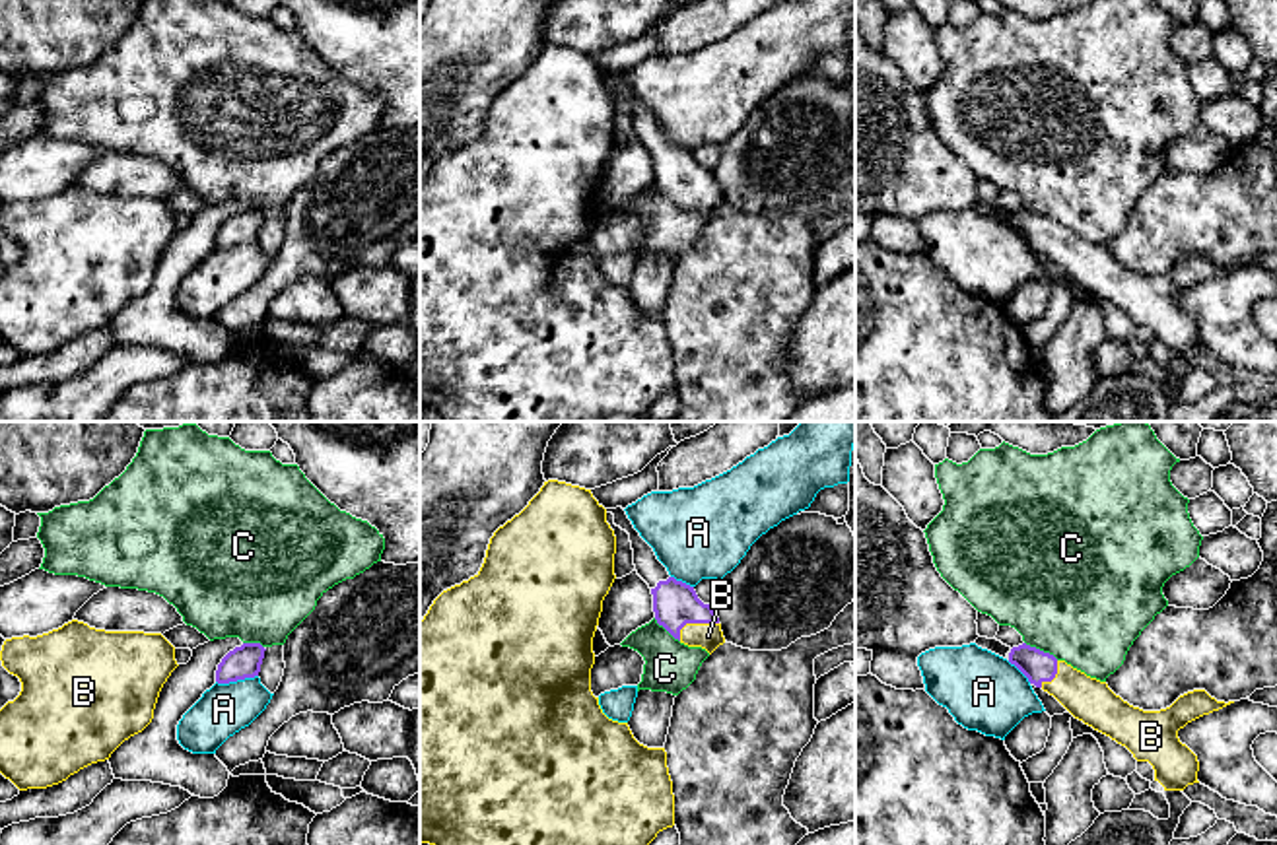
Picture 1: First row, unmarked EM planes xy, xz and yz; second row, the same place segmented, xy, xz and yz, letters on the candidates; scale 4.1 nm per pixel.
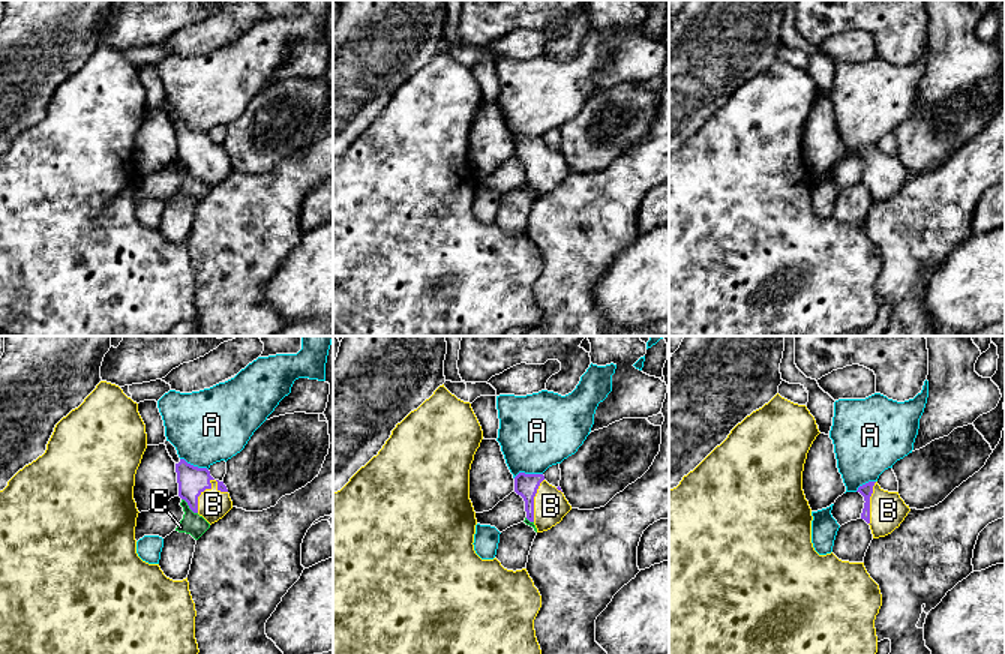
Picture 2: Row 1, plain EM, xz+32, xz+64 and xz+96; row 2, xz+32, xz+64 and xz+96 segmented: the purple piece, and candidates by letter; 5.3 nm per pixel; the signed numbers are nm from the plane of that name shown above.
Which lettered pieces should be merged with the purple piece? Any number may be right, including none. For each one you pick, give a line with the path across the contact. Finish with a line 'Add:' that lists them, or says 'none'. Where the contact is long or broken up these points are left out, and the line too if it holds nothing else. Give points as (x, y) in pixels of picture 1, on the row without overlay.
Add: B

